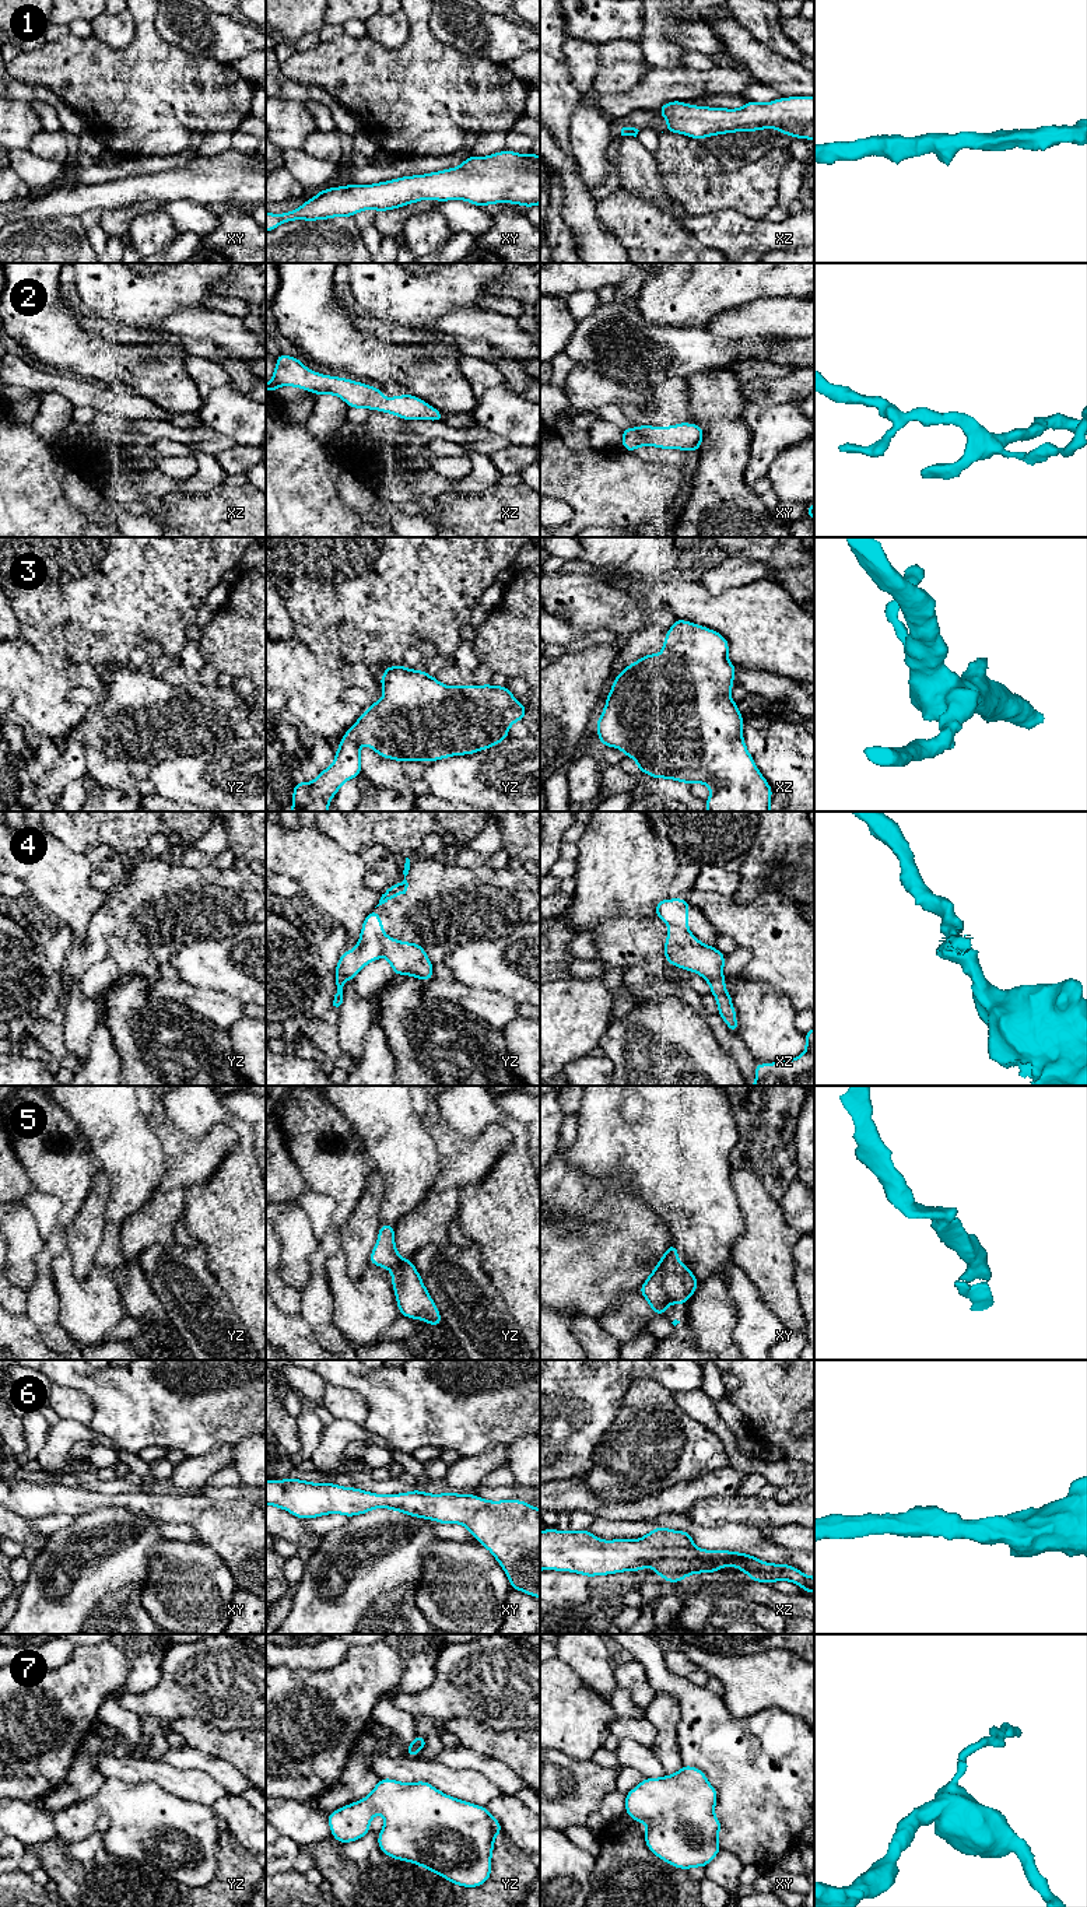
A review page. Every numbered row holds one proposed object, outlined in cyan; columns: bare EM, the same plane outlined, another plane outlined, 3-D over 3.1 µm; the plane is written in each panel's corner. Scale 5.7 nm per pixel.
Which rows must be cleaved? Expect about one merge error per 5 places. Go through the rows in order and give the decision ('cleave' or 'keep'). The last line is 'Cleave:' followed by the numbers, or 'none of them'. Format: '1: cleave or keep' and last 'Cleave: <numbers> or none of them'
1: keep
2: keep
3: keep
4: cleave
5: keep
6: keep
7: keep
Cleave: 4

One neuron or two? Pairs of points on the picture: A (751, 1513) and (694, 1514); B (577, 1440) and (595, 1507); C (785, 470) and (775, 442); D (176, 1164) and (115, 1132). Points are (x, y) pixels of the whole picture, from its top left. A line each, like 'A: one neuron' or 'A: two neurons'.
A: one neuron
B: two neurons
C: two neurons
D: two neurons

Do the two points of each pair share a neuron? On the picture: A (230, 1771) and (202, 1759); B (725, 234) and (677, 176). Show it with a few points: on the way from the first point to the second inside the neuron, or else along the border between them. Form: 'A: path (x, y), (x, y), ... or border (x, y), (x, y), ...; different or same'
A: path (223, 1771), (209, 1764); same
B: border (676, 204), (688, 213), (742, 213); different

